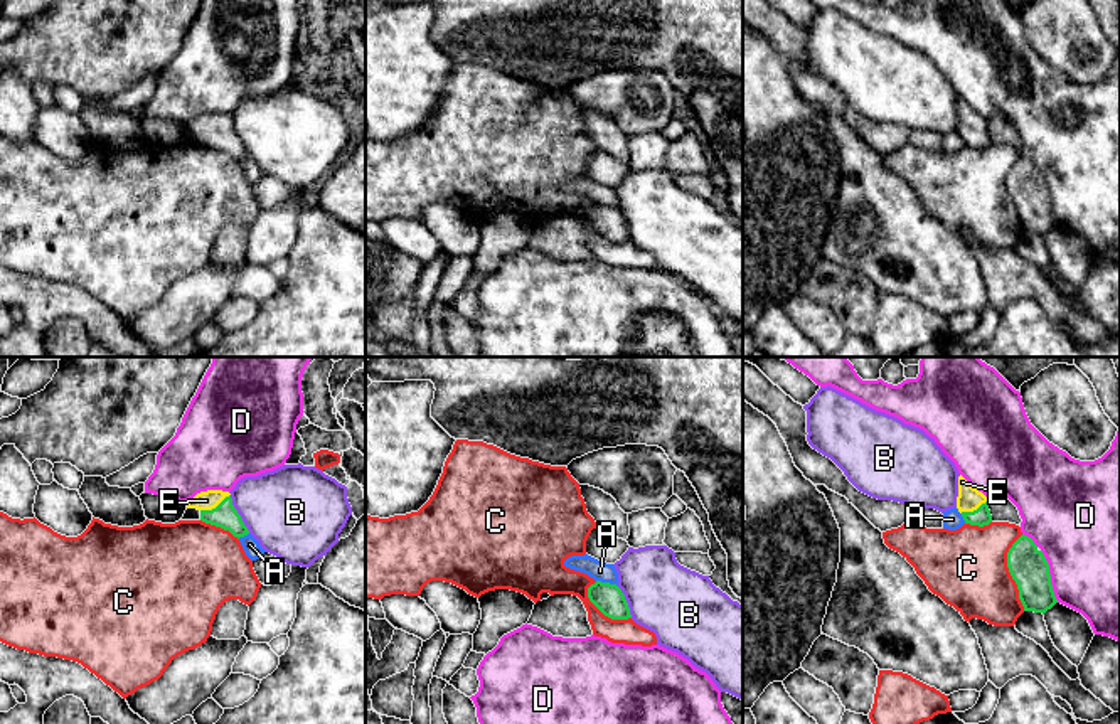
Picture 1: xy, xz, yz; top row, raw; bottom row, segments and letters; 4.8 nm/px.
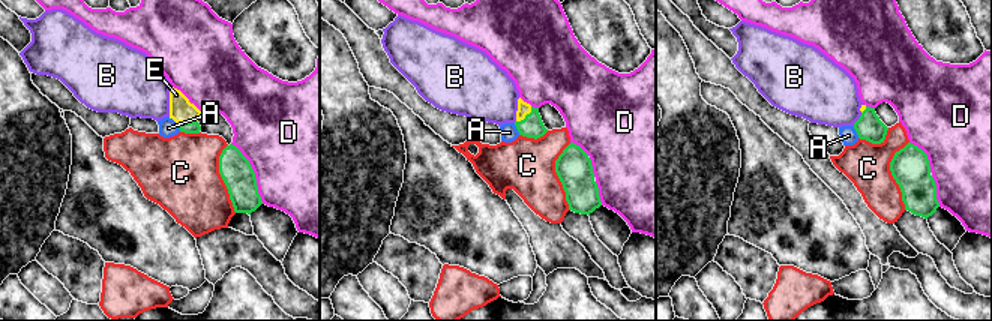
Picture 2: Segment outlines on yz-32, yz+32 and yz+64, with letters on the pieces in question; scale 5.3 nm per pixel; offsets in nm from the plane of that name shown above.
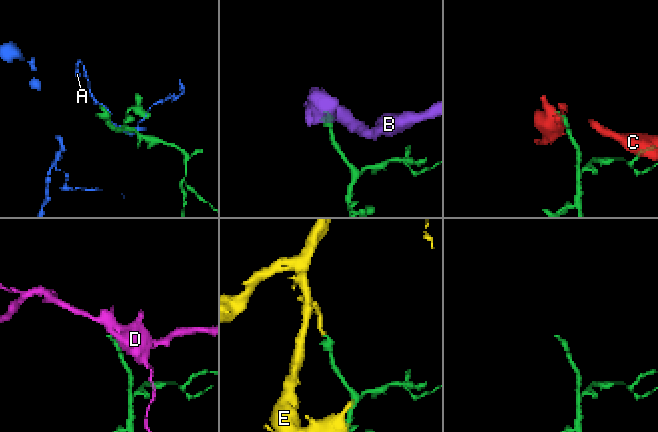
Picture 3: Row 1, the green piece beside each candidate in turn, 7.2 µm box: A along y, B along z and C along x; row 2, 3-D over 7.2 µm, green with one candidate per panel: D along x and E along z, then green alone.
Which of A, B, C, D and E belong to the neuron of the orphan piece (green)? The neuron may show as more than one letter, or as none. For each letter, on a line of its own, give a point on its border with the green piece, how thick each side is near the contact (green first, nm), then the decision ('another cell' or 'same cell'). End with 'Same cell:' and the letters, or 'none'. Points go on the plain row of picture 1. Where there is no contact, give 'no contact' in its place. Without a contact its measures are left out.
A: xz (607, 206) | 140/100 nm | another cell
B: xy (238, 137) | 120/420 nm | another cell
C: yz (1009, 194) | 190/380 nm | another cell
D: yz (1050, 199) | 190/500 nm | another cell
E: xy (216, 130) | 120/100 nm | same cell
Same cell: E

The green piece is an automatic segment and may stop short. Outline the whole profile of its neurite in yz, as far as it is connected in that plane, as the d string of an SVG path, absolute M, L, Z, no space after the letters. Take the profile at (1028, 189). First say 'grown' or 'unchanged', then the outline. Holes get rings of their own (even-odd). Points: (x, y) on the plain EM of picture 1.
unchanged | M1021 158L1007 175L1007 190L1019 212L1024 234L1046 236L1058 222L1053 214L1049 187L1034 163Z

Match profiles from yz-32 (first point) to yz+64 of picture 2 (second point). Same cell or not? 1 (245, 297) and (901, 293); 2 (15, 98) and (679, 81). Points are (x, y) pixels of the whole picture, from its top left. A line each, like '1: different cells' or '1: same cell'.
1: same cell
2: same cell

